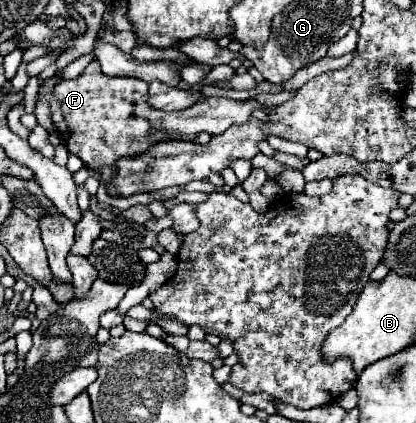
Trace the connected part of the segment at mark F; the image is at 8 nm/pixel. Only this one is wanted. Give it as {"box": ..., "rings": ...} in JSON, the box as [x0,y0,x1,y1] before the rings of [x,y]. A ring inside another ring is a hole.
{"box":[51,62,263,170],"rings":[[[91,62],[83,70],[81,76],[77,76],[75,80],[61,80],[61,84],[57,84],[57,88],[53,90],[53,98],[51,98],[53,124],[55,124],[55,130],[61,134],[61,140],[67,146],[67,150],[71,154],[79,156],[89,170],[99,170],[99,168],[113,168],[115,170],[115,162],[121,156],[125,156],[125,158],[141,156],[153,144],[169,140],[171,134],[177,134],[181,140],[195,140],[201,132],[221,134],[231,124],[245,122],[255,108],[263,108],[263,106],[259,106],[257,102],[251,102],[251,100],[237,102],[237,100],[227,100],[227,98],[201,98],[197,104],[193,104],[187,110],[161,112],[161,110],[151,108],[147,104],[147,98],[149,98],[147,82],[141,82],[137,78],[111,78],[111,76],[105,76],[101,72],[101,66],[97,62]]]}

